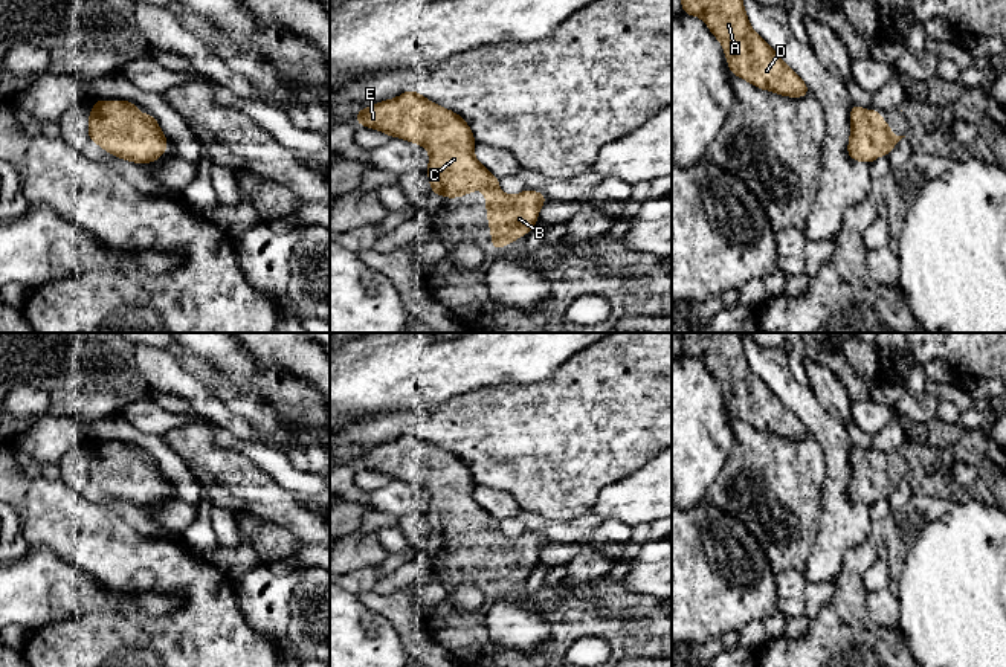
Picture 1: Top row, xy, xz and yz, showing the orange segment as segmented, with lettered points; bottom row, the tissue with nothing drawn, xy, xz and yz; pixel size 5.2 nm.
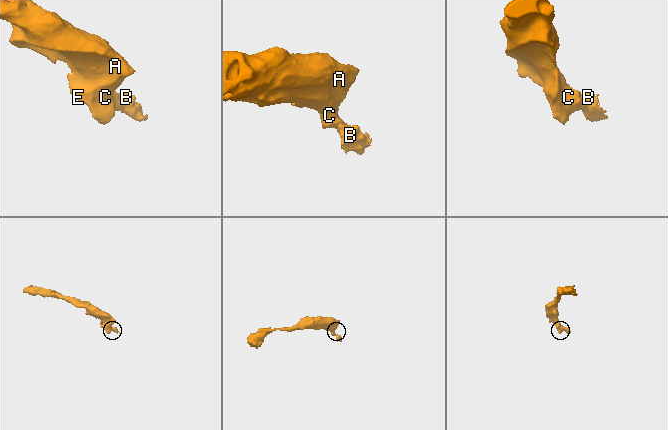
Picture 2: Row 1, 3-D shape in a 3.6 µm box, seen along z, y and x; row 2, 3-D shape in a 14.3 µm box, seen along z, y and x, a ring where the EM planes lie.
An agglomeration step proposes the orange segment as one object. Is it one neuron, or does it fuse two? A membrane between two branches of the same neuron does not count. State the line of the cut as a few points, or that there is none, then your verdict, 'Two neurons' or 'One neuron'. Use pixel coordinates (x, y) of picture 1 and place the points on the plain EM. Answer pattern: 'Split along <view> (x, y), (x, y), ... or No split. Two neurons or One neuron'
No split. One neuron

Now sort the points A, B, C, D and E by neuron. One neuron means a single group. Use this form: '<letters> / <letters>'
A B C D E

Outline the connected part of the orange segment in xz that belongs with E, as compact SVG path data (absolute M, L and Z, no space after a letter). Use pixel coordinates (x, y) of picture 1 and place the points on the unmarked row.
M414 432L401 438L362 450L356 466L376 470L389 479L401 479L423 487L429 496L427 519L430 533L447 540L466 537L475 531L482 531L487 542L488 569L492 571L492 589L499 591L519 582L522 575L530 575L537 563L540 548L547 539L540 534L525 531L518 537L505 537L499 530L499 520L488 514L473 496L476 484L467 464L456 455L443 450Z

